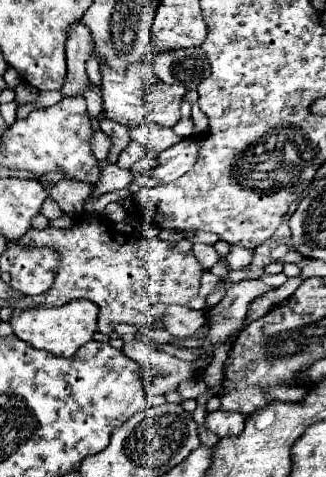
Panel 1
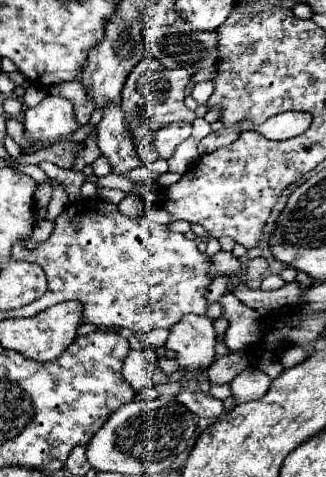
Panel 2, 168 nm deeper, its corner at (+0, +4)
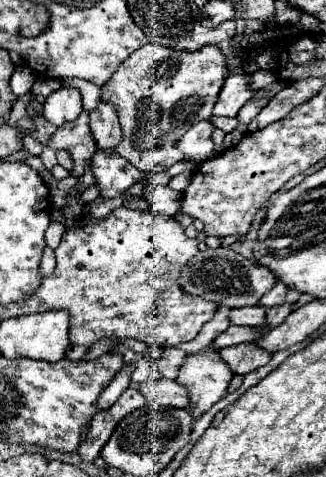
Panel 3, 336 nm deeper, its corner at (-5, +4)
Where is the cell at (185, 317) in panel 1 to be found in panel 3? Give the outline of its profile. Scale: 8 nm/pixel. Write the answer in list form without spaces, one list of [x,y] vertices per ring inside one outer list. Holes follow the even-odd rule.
[[[212,345],[198,353],[186,355],[176,377],[178,383],[188,387],[194,417],[206,413],[216,401],[226,395],[230,379],[230,367],[222,361],[220,351],[216,351]]]

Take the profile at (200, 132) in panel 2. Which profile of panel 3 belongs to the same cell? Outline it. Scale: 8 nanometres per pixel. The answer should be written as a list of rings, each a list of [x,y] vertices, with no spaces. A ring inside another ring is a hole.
[[[244,71],[230,73],[224,81],[224,87],[220,91],[220,97],[212,109],[212,115],[236,115],[240,107],[252,97],[252,89],[248,87],[248,79]]]

